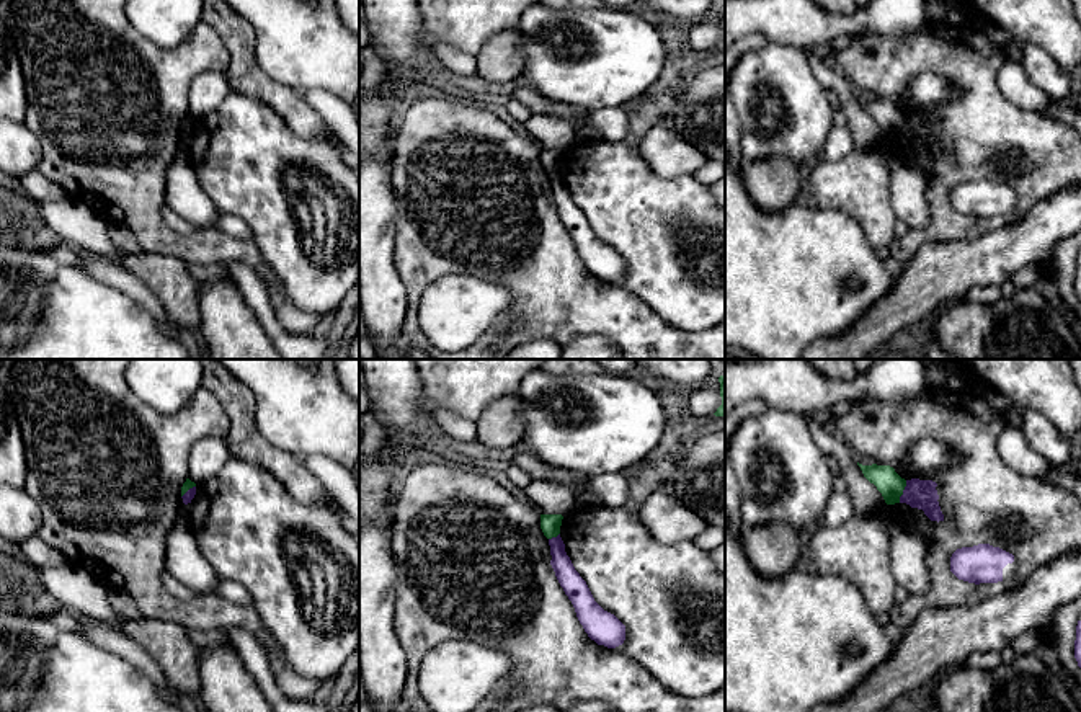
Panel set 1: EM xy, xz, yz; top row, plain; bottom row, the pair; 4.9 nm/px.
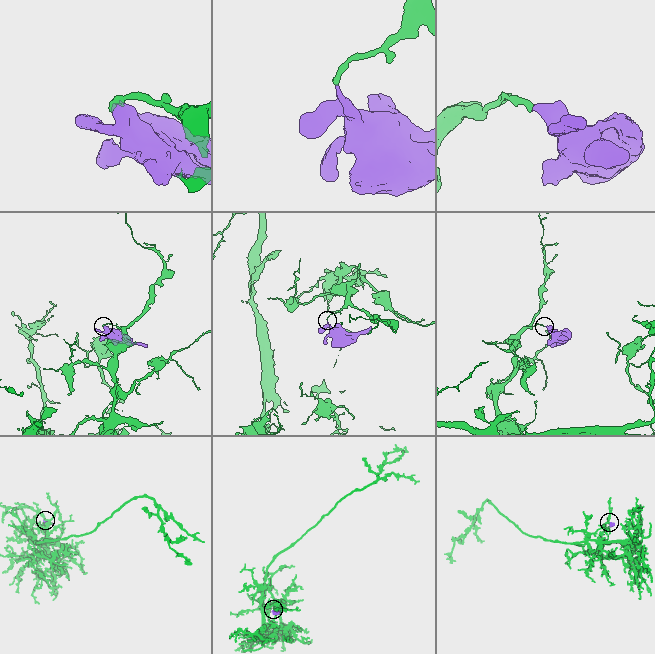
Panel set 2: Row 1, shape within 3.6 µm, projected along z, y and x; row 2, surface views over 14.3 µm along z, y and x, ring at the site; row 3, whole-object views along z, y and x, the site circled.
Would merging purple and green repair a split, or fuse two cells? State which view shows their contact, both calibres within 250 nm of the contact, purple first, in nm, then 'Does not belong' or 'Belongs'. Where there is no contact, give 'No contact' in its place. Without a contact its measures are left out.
Touches purple in yz. Thickness 140 nm (purple) against 120 nm. Does not belong

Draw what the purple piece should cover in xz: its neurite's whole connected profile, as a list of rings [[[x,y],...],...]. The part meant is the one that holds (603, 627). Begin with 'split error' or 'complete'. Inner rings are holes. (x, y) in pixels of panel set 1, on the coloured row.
complete; [[[560,534],[549,539],[549,545],[552,555],[550,565],[588,637],[607,648],[622,645],[625,640],[625,625],[594,601],[586,581],[567,555]]]

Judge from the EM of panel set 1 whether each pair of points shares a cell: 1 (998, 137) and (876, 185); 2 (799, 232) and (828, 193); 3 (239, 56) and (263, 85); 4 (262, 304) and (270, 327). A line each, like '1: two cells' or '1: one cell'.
1: two cells
2: two cells
3: one cell
4: one cell

